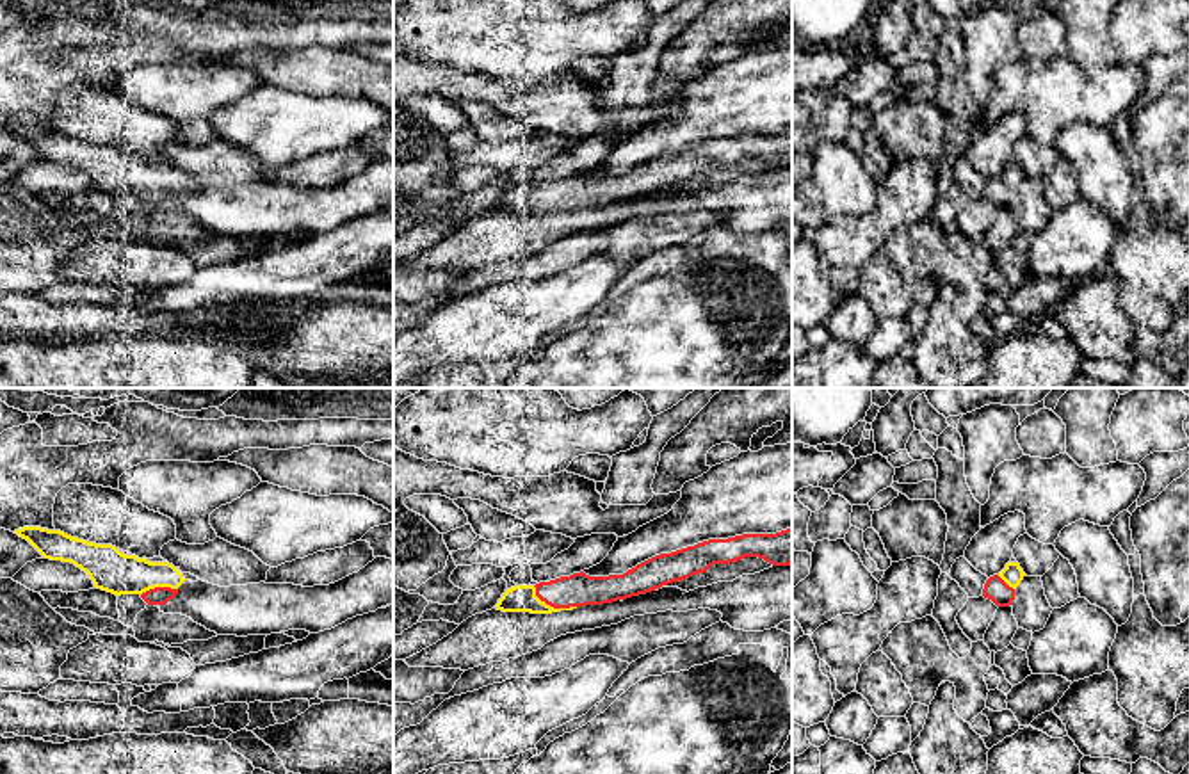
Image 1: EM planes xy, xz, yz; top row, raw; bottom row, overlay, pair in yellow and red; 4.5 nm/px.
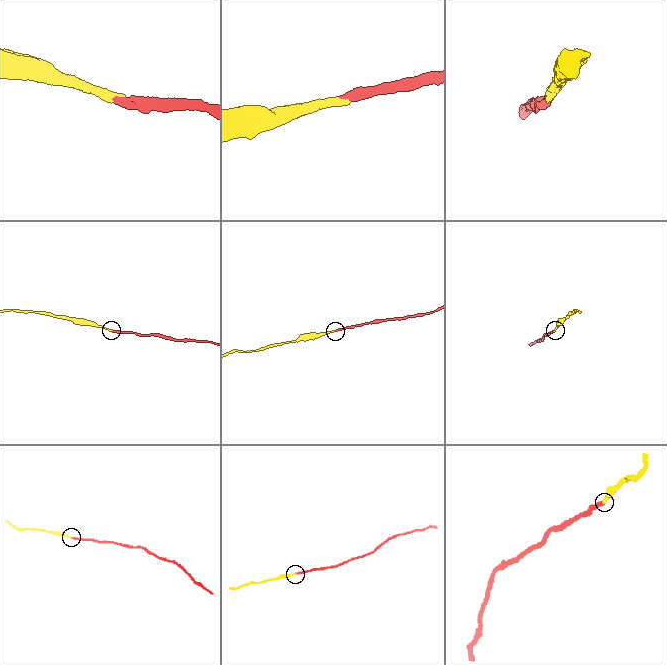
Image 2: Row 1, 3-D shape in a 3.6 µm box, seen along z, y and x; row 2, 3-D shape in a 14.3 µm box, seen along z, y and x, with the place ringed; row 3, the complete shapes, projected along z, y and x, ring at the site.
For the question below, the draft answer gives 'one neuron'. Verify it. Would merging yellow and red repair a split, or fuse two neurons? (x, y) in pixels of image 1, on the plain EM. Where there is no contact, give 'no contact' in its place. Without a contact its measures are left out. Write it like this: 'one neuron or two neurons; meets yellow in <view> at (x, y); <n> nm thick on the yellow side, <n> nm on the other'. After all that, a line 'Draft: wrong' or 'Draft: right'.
one neuron; meets yellow in xz at (552, 209); 130 nm thick on the yellow side, 160 nm on the other
Draft: right

